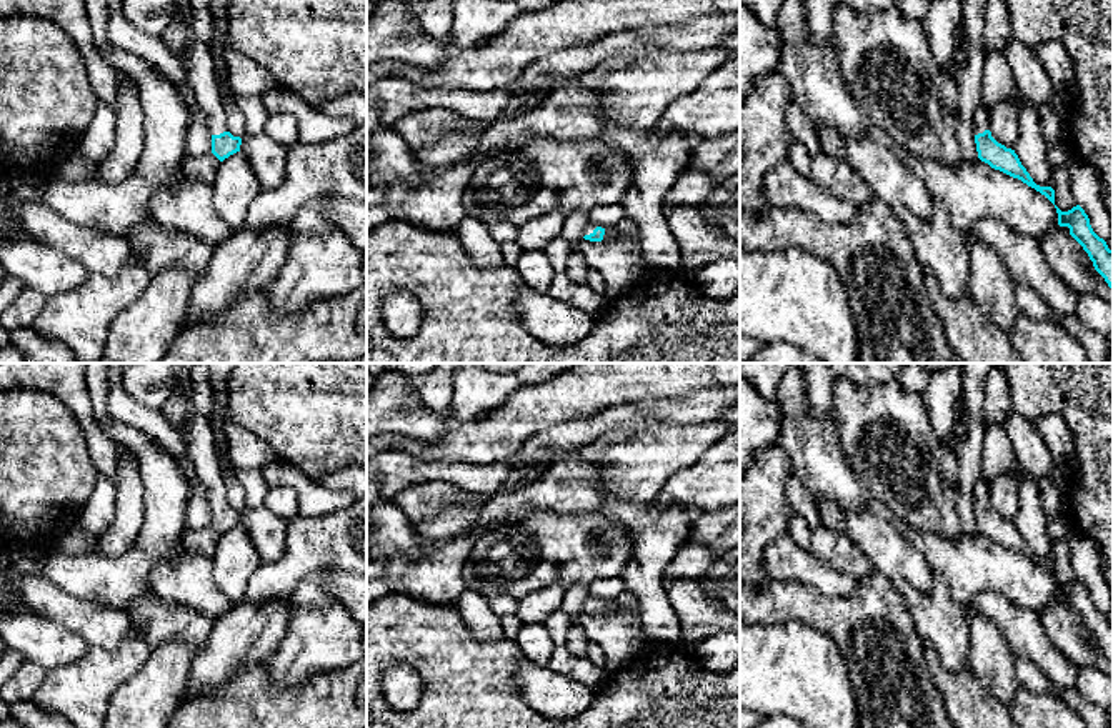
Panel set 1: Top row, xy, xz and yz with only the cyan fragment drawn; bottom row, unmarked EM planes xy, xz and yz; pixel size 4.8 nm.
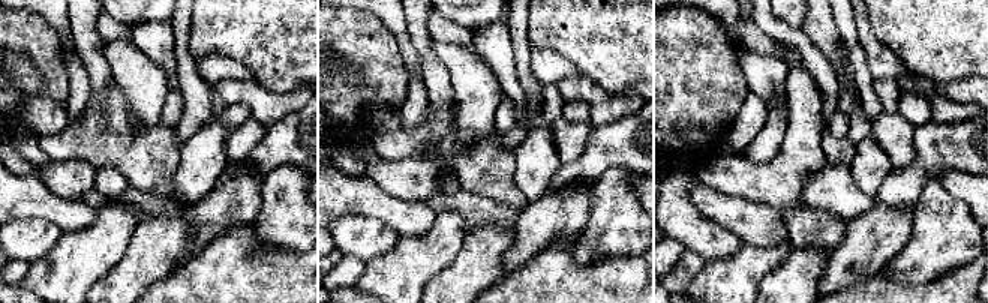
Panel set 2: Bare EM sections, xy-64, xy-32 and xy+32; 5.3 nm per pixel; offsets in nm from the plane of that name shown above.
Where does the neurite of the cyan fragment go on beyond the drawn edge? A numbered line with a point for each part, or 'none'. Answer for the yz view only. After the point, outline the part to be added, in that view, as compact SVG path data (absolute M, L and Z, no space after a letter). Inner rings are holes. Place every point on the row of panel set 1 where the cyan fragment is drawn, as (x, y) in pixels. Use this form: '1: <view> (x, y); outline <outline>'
1: yz (980, 117); outline M980 100L975 113L973 113L973 125L975 125L975 135L983 133L985 130L990 130L988 127L988 113L983 107L983 102Z

